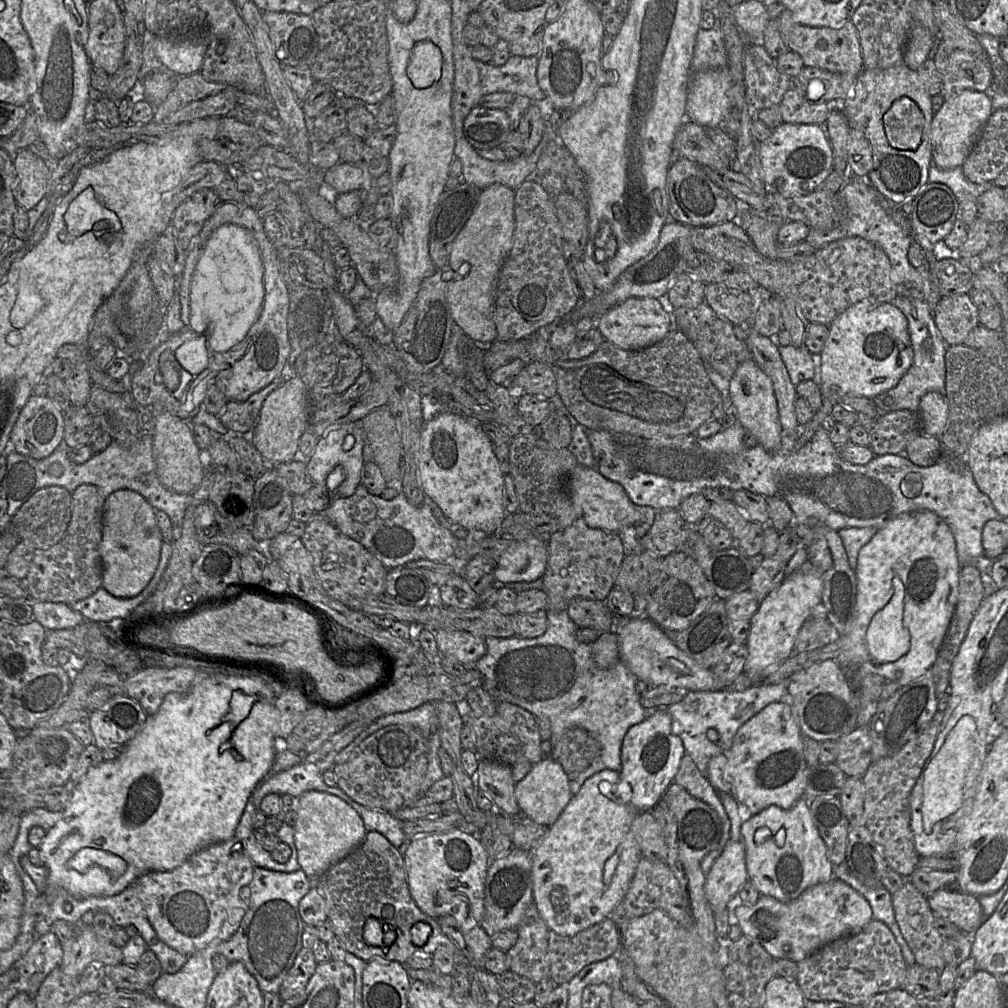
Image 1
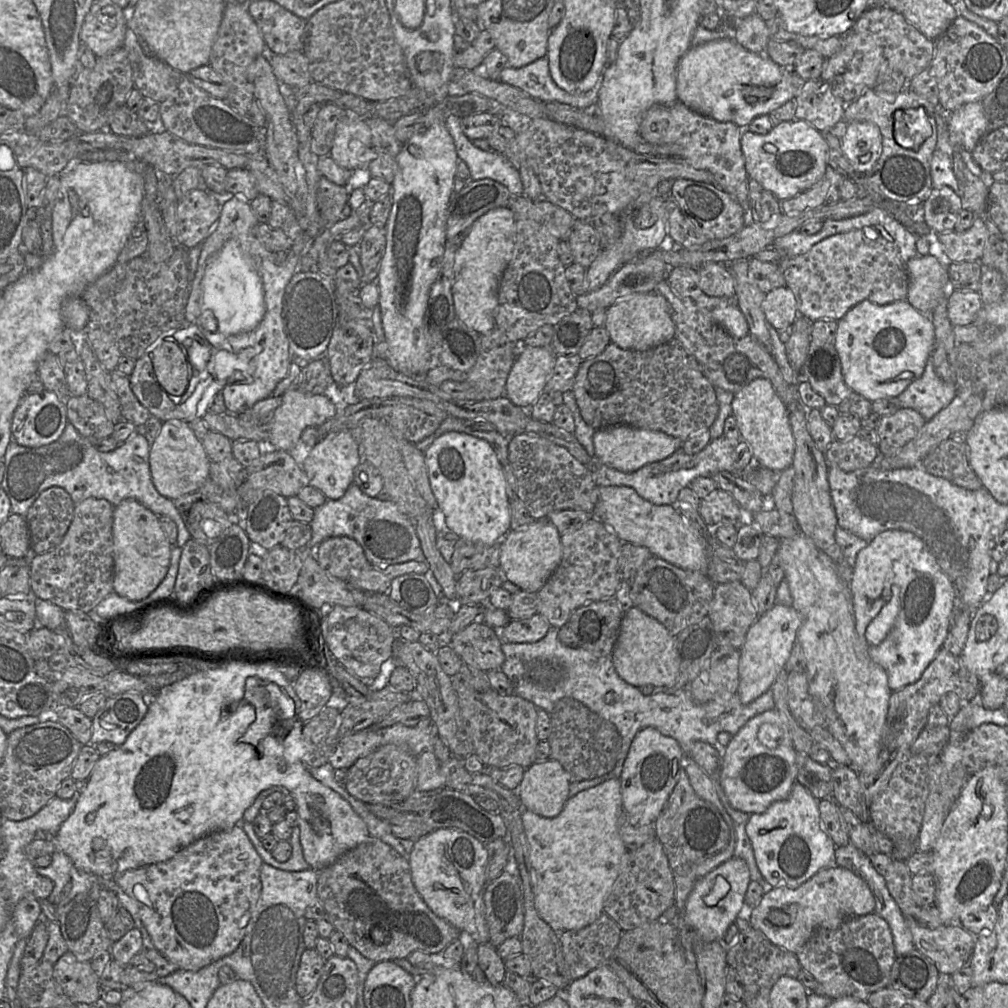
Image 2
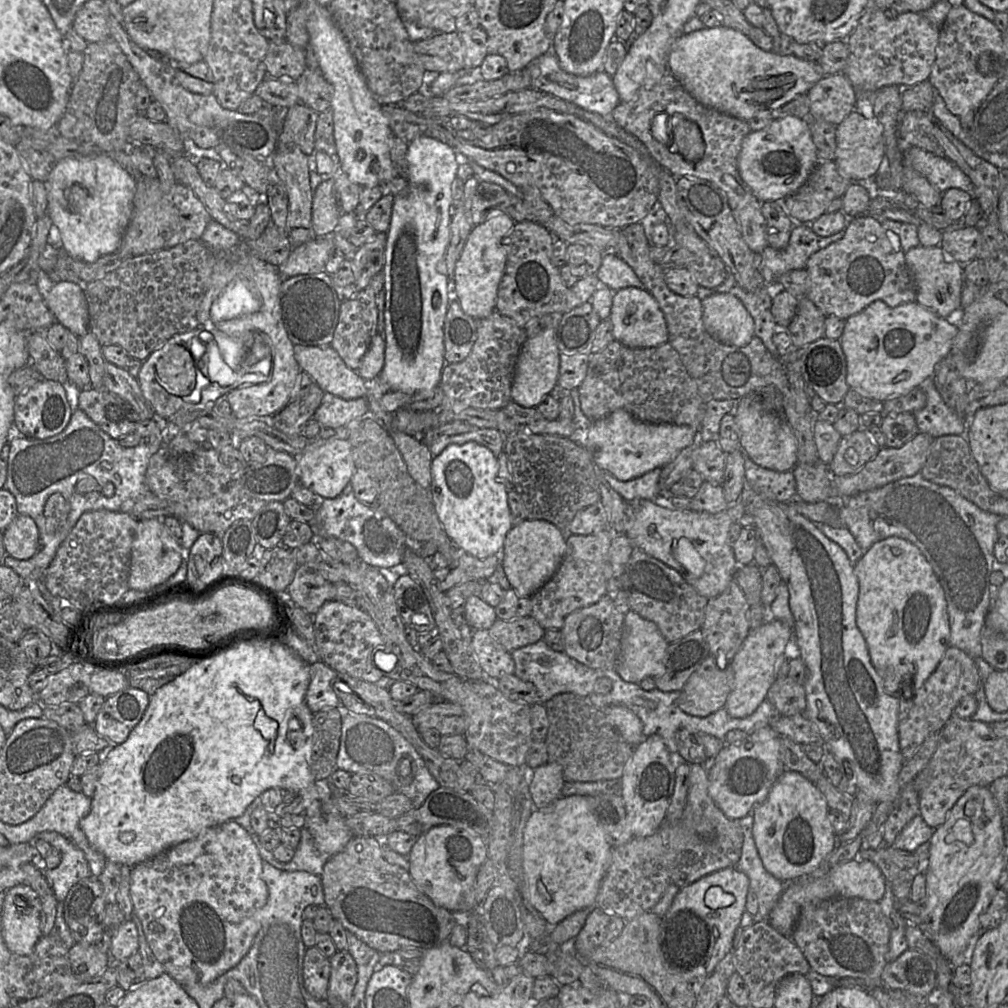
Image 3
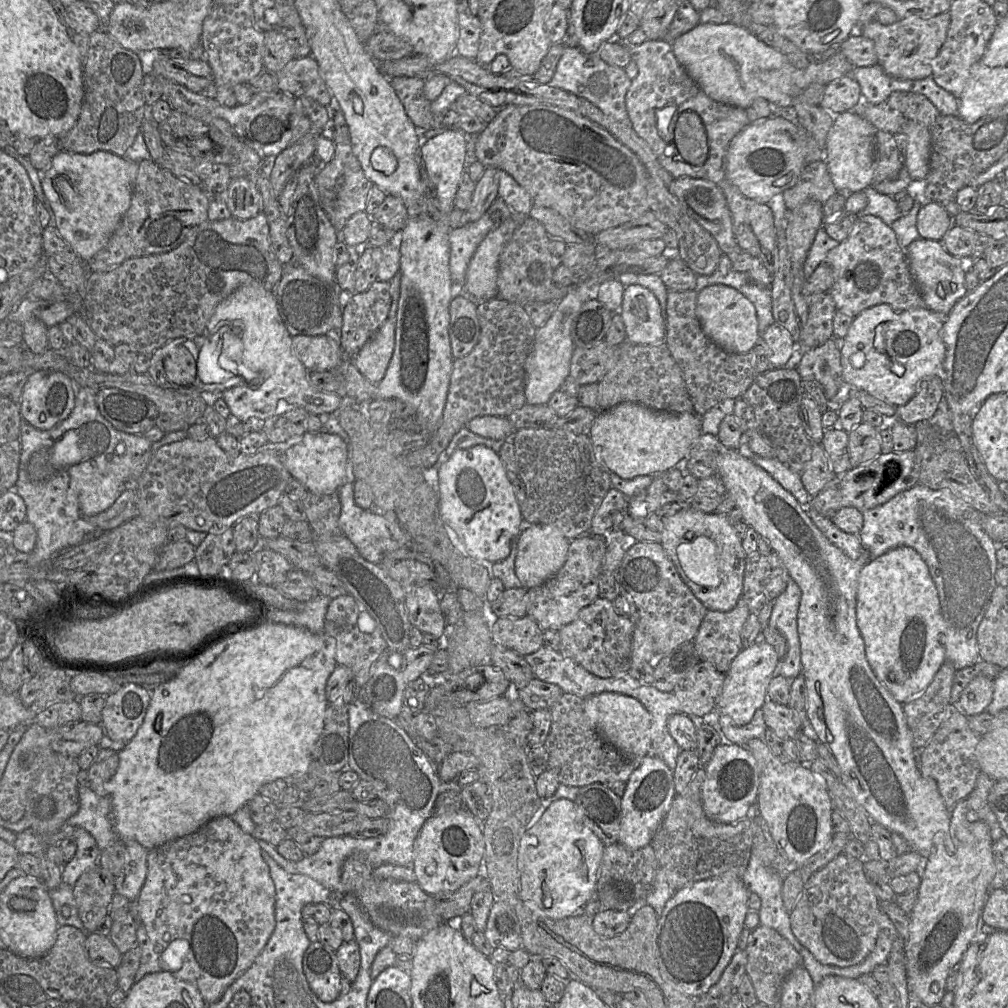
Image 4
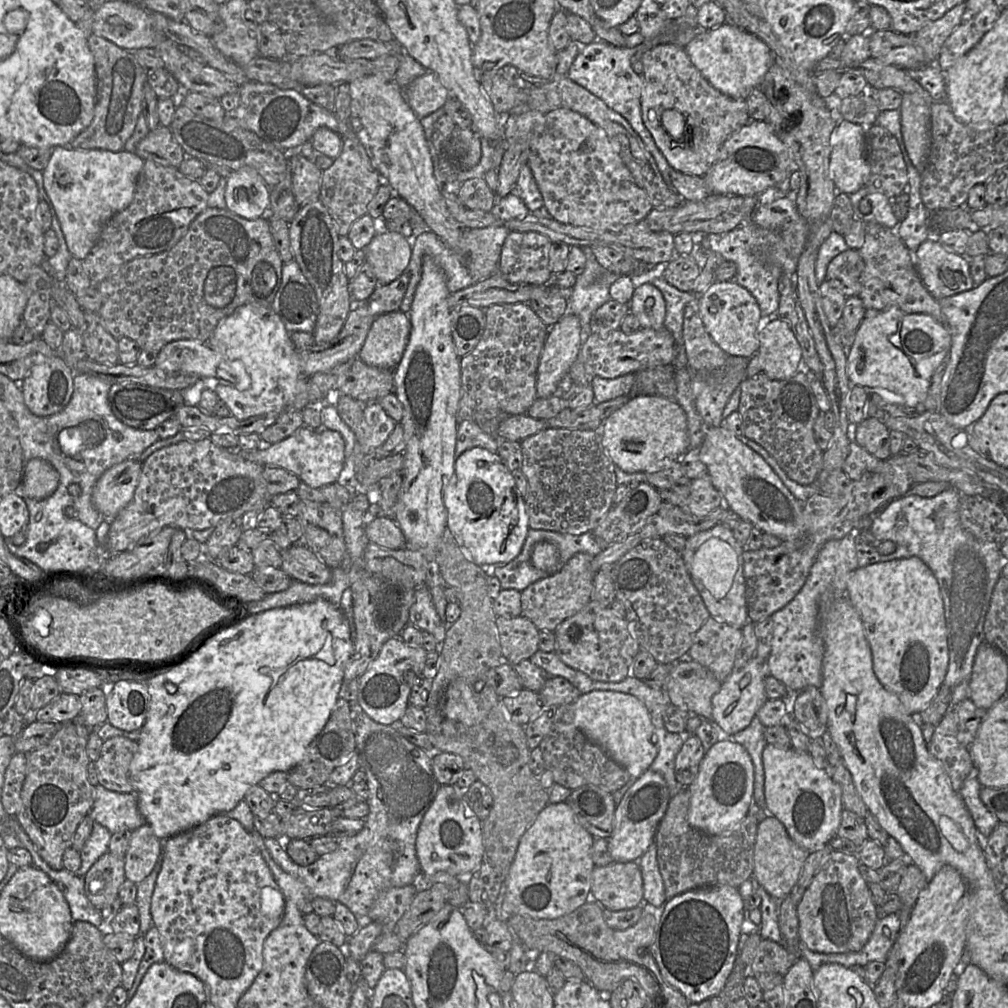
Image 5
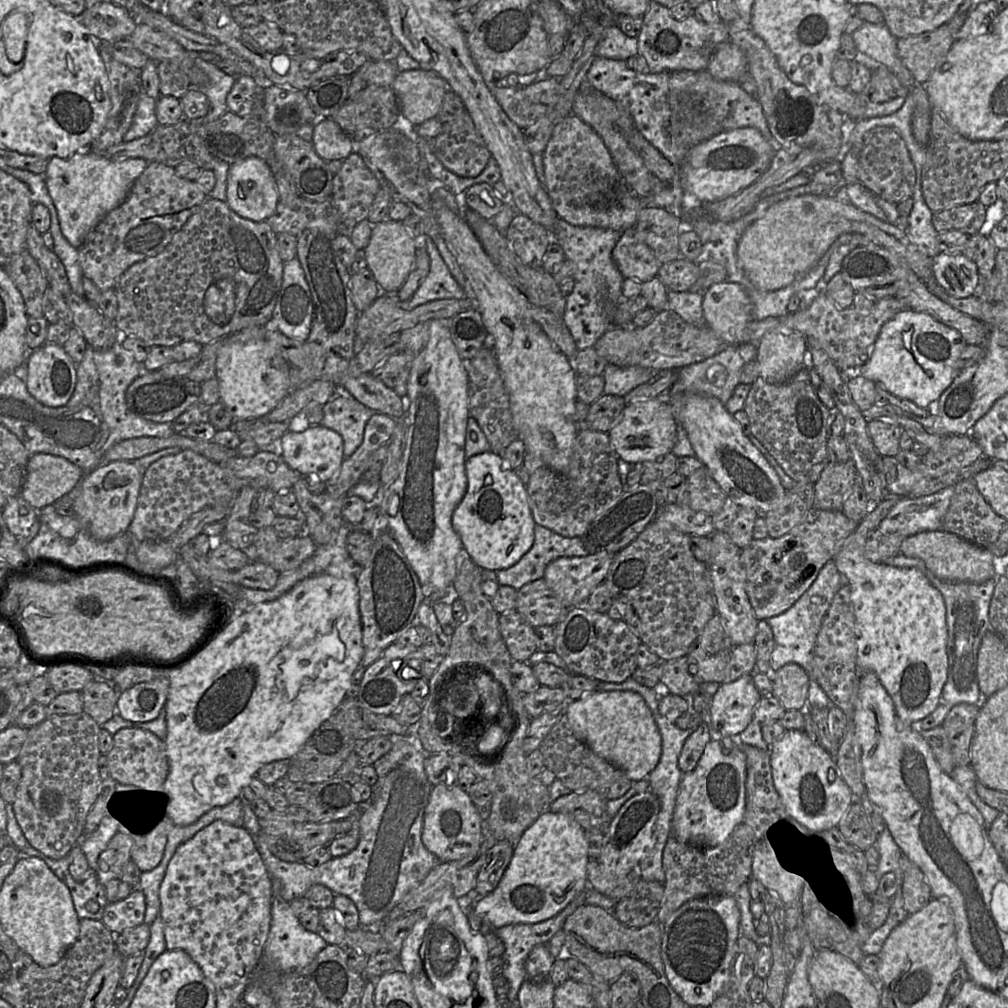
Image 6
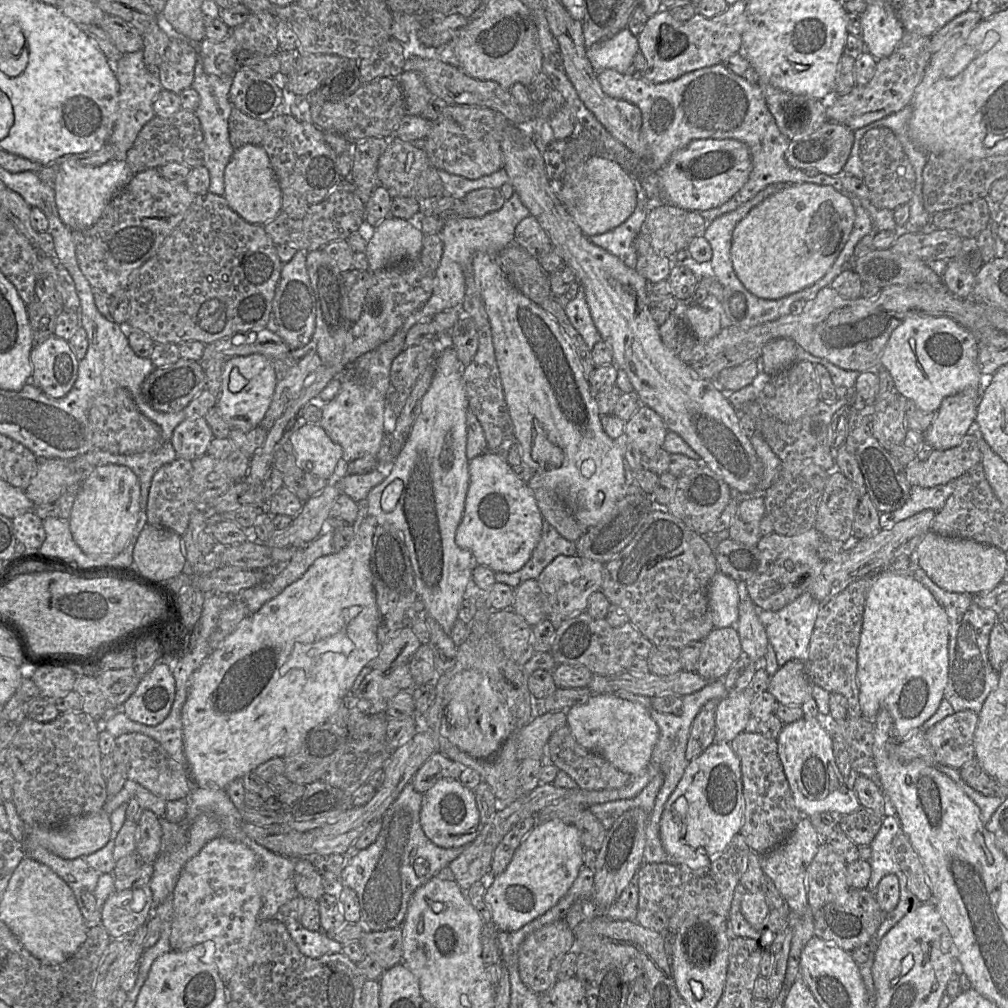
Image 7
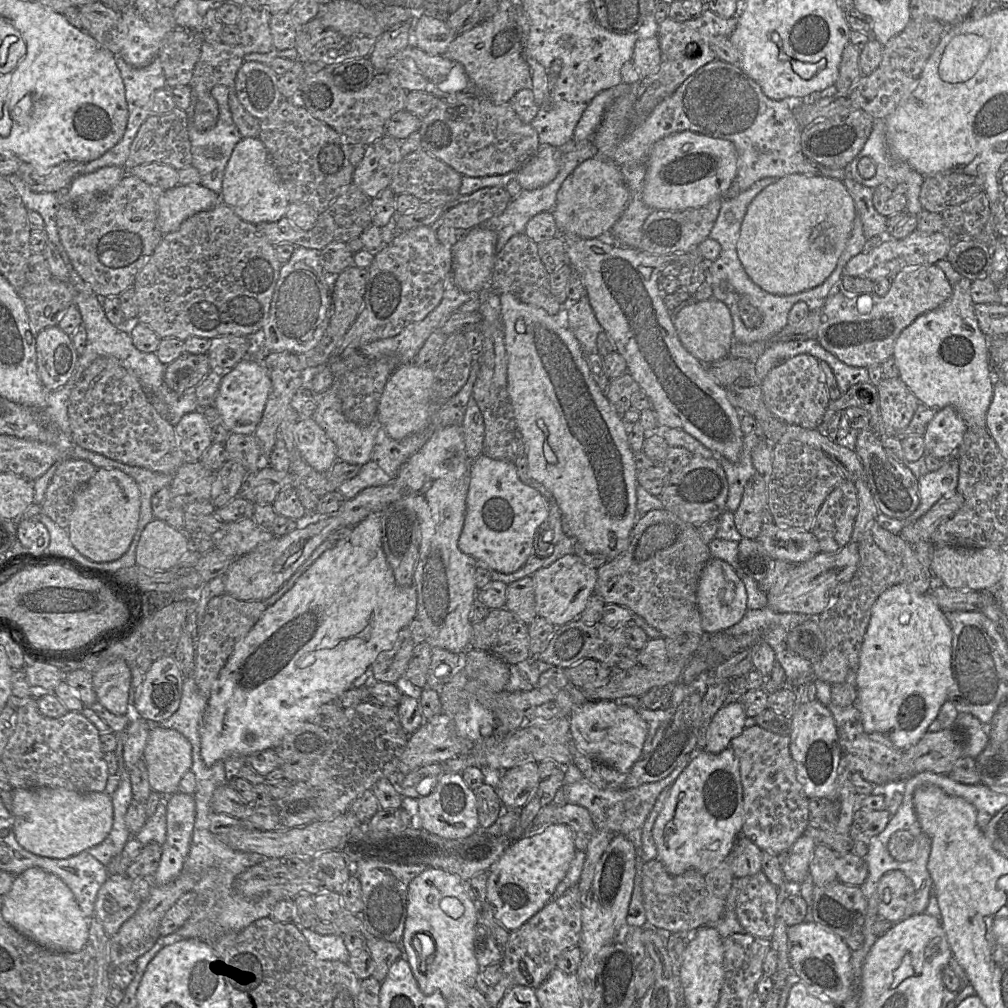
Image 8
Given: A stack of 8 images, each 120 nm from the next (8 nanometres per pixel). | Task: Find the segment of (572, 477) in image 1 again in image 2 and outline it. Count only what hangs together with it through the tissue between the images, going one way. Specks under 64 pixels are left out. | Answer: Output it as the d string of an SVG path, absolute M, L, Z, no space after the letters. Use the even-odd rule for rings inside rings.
M599 486L599 499L593 518L612 528L607 529L623 543L631 543L649 549L653 557L684 570L706 573L708 567L707 549L704 538L691 528L671 505L654 505L641 498L635 490L626 486Z

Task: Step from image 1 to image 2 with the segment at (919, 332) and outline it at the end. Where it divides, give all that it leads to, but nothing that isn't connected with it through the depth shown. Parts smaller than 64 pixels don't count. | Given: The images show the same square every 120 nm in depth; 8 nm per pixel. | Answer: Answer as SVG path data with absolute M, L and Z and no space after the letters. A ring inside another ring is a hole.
M931 353L921 377L899 394L897 400L901 408L911 408L929 421L946 408L955 396L955 384L941 380L935 373Z

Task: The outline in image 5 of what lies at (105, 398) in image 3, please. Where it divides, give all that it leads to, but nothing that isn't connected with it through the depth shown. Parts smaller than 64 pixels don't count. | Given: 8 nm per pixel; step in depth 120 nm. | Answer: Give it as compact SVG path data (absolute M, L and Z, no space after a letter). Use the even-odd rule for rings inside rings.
M135 383L113 384L108 392L108 404L113 415L123 424L138 430L155 430L184 405L180 390L156 388Z

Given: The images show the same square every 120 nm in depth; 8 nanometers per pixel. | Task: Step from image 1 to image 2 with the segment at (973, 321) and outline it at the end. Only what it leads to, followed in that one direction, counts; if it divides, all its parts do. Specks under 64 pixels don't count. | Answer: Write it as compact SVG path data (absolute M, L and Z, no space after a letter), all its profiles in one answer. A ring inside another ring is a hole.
M951 289L947 301L947 314L952 327L970 325L982 306L978 292Z

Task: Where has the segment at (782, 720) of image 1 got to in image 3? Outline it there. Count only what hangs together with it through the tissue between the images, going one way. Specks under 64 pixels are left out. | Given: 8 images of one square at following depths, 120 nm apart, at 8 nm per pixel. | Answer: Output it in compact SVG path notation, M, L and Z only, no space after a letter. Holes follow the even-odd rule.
M768 725L719 751L708 773L708 793L726 817L732 820L745 817L767 798L771 787L785 770L780 746L781 737Z

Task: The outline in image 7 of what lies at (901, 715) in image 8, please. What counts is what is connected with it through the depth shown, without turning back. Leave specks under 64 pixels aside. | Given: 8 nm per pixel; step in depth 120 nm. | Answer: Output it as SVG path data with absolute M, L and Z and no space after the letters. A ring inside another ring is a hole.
M888 570L879 571L873 577L873 583L867 593L866 603L863 613L863 625L858 646L857 657L857 681L859 687L859 703L862 711L862 717L874 723L874 720L881 708L888 710L892 720L894 734L903 738L912 730L918 730L920 726L929 719L938 709L943 700L944 691L948 681L949 667L949 620L944 608L938 603L933 594L922 583L913 576L904 576L892 573Z

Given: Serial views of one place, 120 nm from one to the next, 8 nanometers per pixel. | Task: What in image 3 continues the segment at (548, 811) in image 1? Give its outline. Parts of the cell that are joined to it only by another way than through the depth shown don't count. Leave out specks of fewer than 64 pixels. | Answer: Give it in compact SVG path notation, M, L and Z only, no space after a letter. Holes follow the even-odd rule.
M547 762L535 768L529 784L534 808L547 807L560 798L564 783L562 767L559 764Z

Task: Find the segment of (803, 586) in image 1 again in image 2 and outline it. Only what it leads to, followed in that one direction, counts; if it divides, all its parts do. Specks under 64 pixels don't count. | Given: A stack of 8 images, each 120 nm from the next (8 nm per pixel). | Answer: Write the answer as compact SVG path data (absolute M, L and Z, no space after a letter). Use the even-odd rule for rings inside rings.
M775 604L759 616L748 629L739 660L739 686L737 694L742 704L748 704L771 688L779 672L785 668L797 633L802 624L800 614L792 606Z

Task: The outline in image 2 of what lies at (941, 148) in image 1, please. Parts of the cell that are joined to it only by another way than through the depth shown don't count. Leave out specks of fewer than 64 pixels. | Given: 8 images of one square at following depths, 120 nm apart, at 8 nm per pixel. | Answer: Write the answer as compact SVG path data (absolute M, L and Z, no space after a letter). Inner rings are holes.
M981 101L971 102L948 113L949 140L955 148L972 152L987 133L987 122Z

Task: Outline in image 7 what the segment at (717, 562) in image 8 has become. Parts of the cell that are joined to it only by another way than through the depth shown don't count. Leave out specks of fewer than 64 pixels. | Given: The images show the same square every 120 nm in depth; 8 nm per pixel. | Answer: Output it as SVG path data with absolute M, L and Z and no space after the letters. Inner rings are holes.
M719 570L710 581L709 609L714 628L736 625L739 617L737 582Z

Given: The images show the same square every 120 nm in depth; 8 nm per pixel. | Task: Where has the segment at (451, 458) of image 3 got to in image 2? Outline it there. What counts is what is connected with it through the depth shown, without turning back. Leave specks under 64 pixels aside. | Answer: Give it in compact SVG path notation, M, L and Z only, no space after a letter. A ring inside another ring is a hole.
M447 432L425 451L425 462L431 489L450 530L460 538L487 545L500 542L508 534L510 503L503 466L487 441L462 432Z

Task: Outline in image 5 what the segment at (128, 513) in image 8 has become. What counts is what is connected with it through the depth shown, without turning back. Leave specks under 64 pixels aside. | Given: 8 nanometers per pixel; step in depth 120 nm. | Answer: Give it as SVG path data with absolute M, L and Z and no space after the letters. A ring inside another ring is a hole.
M127 459L107 469L92 491L92 504L106 520L112 520L132 500L142 462Z

